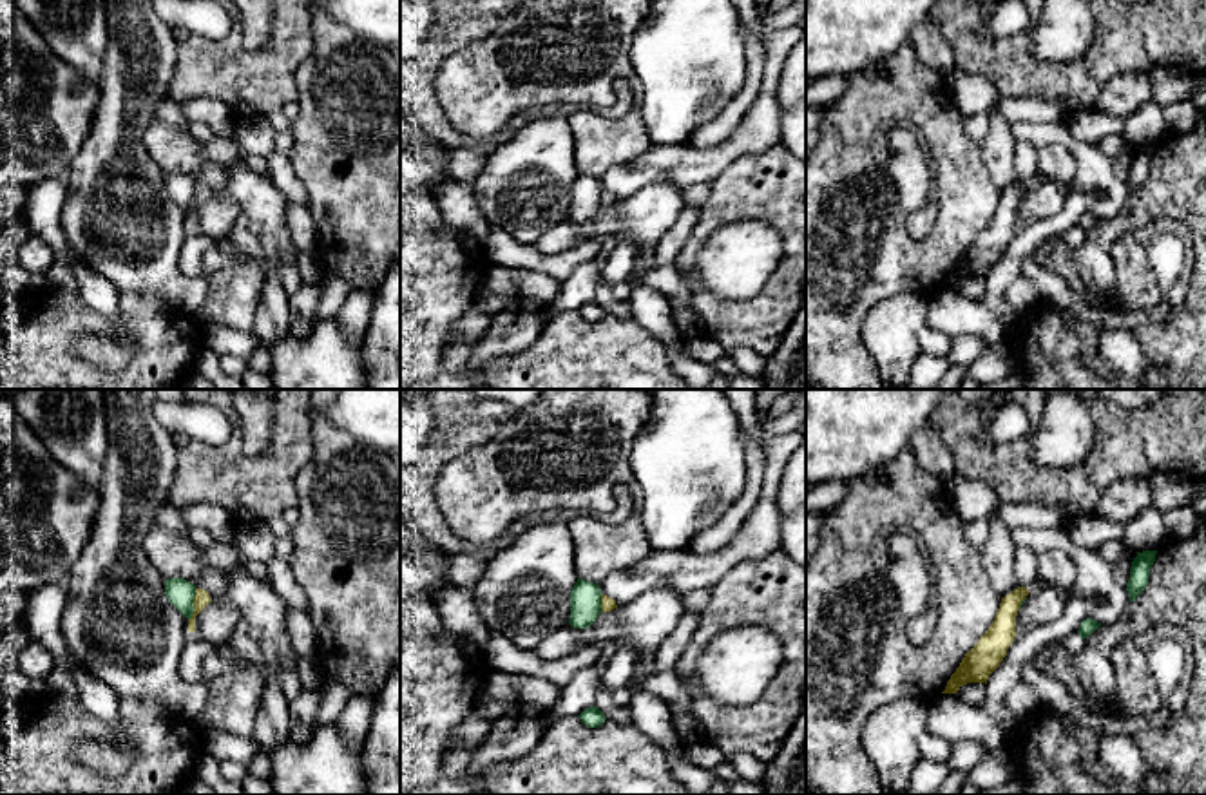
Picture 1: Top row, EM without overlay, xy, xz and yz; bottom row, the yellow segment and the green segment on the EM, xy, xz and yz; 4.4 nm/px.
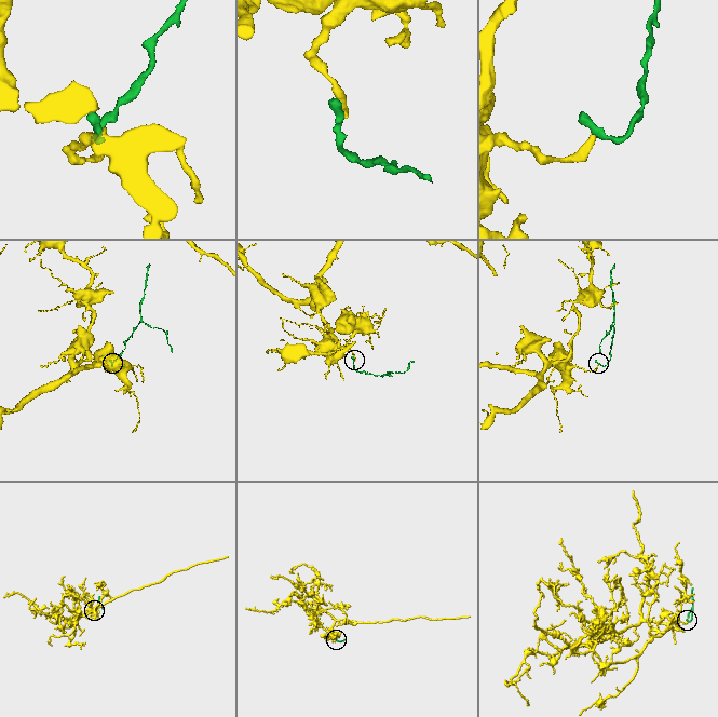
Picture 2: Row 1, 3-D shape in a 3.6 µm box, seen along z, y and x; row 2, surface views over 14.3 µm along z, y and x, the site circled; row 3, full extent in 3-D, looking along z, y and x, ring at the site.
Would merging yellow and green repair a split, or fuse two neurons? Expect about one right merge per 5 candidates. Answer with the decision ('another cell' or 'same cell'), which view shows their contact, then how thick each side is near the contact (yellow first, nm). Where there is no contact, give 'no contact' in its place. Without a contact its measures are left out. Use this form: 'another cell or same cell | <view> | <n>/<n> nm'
another cell | xy | 70/120 nm

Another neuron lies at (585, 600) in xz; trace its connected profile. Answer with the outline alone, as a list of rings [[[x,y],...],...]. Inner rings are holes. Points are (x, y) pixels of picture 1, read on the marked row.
[[[576,581],[570,592],[570,619],[574,628],[589,628],[601,614],[601,590],[598,583]]]

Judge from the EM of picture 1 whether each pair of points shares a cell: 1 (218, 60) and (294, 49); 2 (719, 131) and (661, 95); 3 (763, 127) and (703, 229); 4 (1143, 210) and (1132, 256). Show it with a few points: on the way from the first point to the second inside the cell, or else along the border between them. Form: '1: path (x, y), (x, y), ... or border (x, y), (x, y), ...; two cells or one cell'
1: path (236, 60), (276, 60); one cell
2: border (736, 93), (714, 118), (701, 124), (683, 142); two cells
3: border (781, 143), (739, 156), (710, 180); two cells
4: border (1179, 220), (1161, 218), (1123, 236), (1112, 265); two cells

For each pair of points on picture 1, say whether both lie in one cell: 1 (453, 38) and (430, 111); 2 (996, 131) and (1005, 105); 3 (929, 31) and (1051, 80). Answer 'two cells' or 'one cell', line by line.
1: one cell
2: two cells
3: two cells

